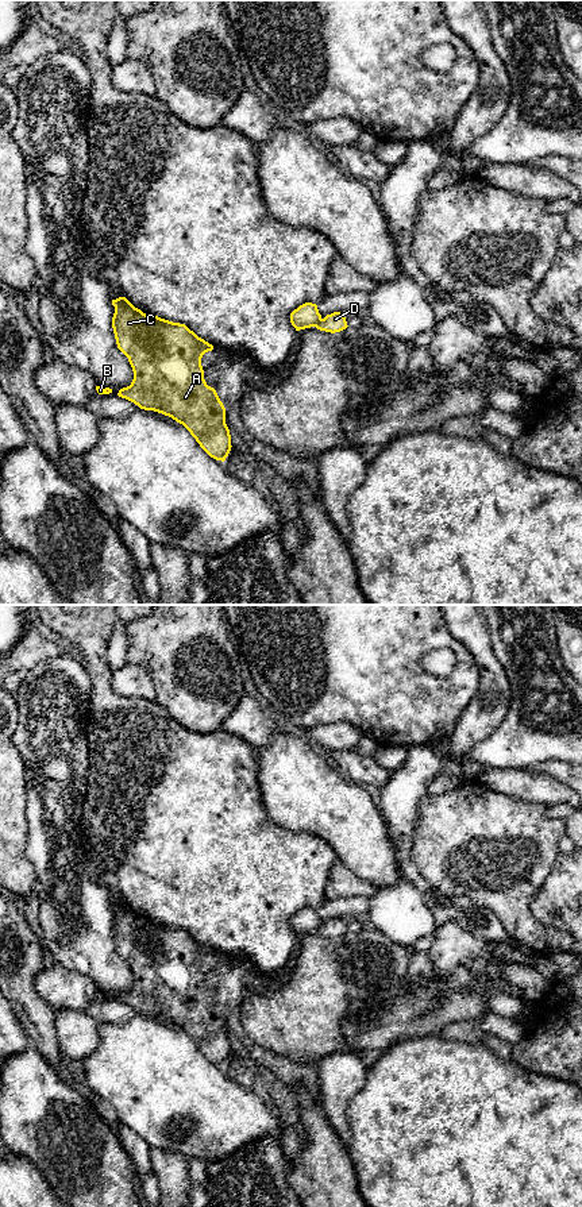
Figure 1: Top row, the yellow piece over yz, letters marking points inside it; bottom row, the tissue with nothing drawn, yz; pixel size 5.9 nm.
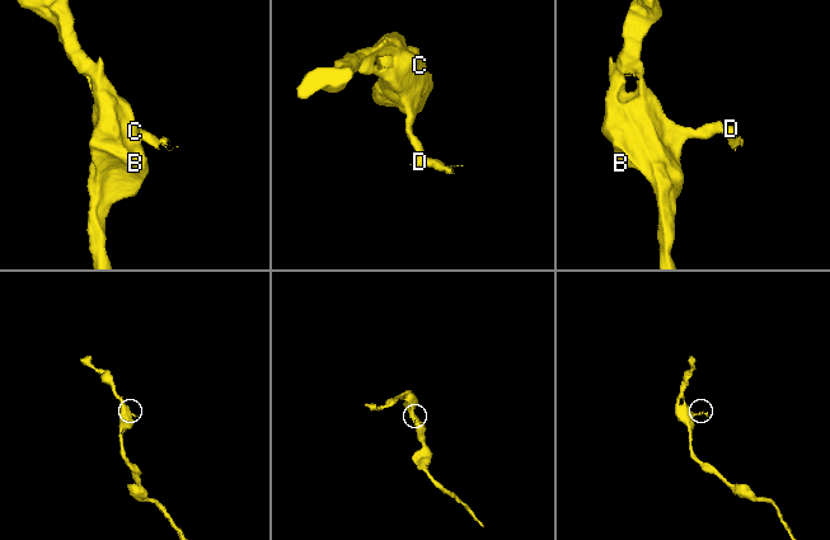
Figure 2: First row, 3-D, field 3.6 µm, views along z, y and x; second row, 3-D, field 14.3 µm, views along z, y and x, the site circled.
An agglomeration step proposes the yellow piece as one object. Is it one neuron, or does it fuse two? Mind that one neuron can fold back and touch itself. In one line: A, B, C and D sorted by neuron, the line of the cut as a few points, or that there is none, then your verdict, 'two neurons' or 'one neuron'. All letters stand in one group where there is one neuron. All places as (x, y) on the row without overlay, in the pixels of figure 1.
A B C / D; cut in yz along (320, 922), (313, 930); two neurons

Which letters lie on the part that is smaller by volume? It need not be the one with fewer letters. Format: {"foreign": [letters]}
{"foreign": ["D"]}

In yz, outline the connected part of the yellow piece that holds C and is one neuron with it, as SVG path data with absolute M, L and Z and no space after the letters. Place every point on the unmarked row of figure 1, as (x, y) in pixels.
M126 902L112 905L115 918L112 933L117 953L128 963L134 976L134 984L130 991L119 995L117 1000L126 1003L140 1014L154 1015L171 1022L182 1029L196 1044L200 1052L213 1064L224 1067L231 1056L231 1040L226 1029L226 1013L216 995L207 990L201 963L212 956L213 950L199 942L185 929L173 928L155 919L146 919L135 913Z

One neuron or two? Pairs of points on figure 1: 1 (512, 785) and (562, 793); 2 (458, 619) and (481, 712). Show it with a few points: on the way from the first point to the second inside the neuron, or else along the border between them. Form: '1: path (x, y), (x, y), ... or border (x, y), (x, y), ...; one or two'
1: path (524, 785), (550, 791); one
2: path (477, 641), (488, 662), (488, 689); one

